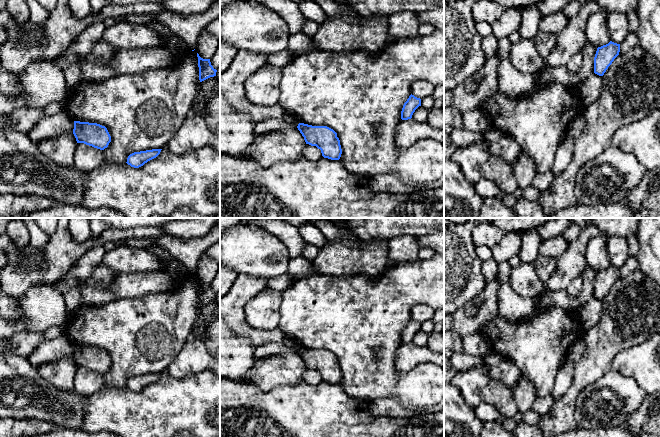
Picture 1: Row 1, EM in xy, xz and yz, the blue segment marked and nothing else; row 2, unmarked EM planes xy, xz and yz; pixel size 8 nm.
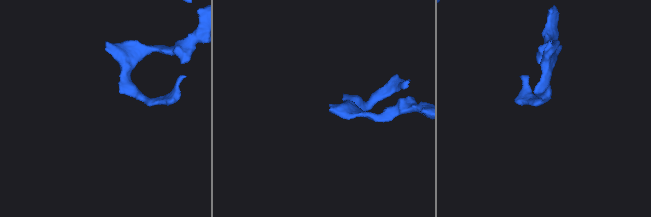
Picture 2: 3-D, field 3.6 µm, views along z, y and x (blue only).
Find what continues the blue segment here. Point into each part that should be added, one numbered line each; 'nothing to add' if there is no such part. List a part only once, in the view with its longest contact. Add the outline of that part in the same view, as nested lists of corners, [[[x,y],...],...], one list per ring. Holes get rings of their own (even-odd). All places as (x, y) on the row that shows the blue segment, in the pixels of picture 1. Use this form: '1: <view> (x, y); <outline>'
nothing to add

